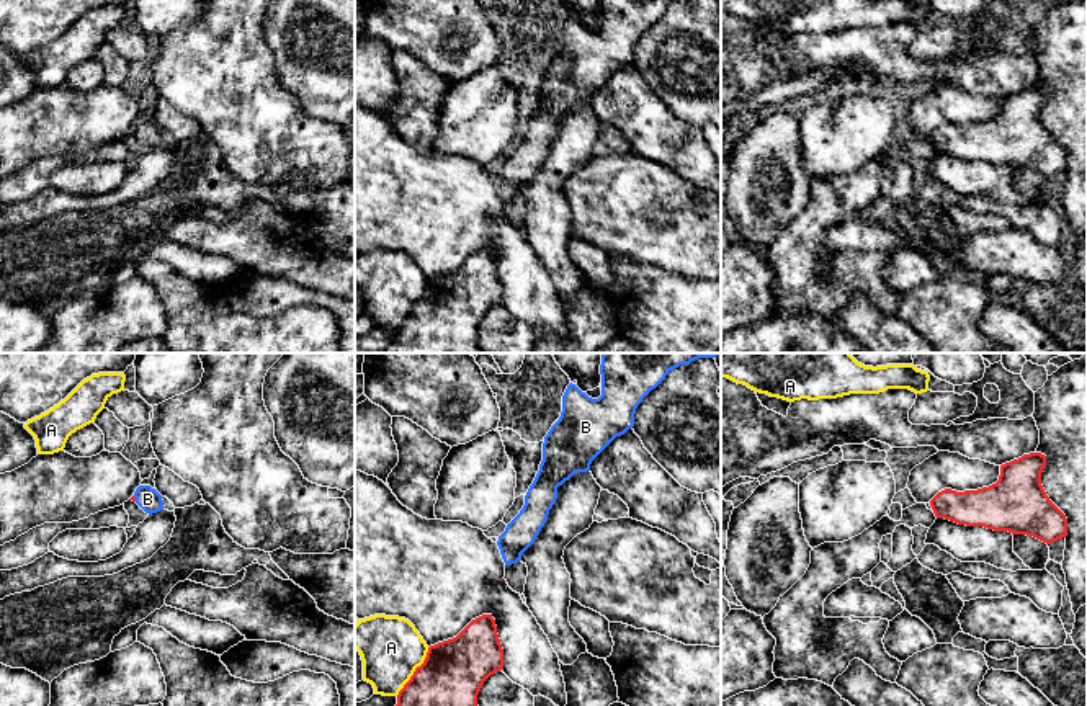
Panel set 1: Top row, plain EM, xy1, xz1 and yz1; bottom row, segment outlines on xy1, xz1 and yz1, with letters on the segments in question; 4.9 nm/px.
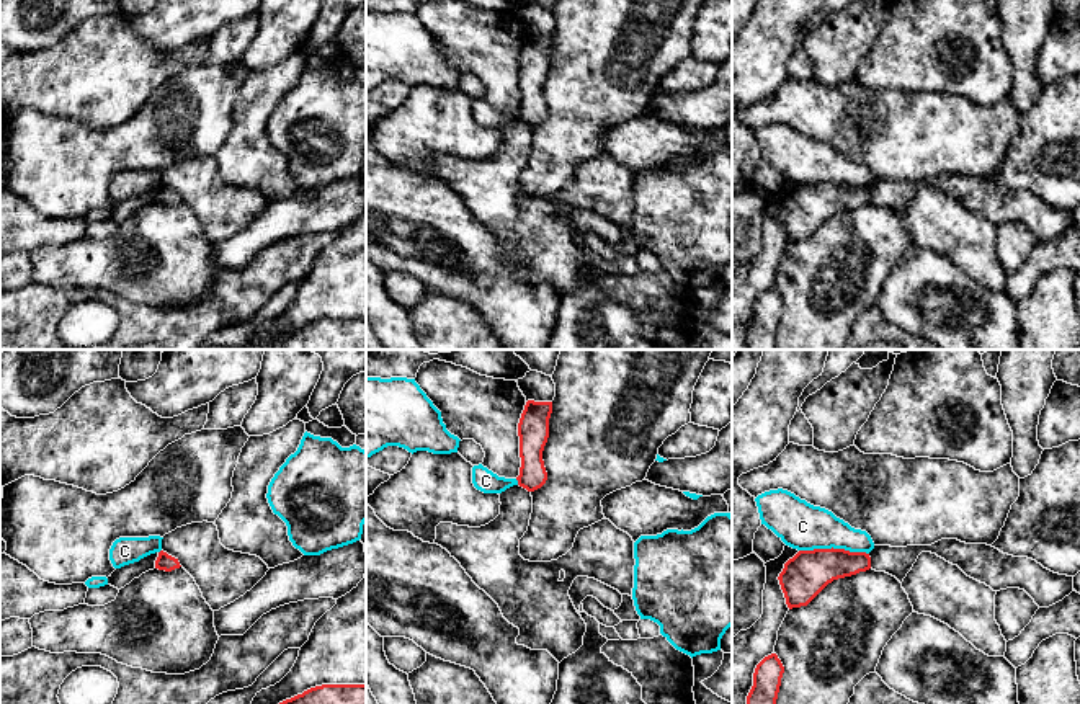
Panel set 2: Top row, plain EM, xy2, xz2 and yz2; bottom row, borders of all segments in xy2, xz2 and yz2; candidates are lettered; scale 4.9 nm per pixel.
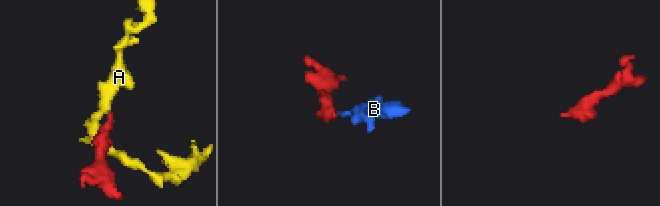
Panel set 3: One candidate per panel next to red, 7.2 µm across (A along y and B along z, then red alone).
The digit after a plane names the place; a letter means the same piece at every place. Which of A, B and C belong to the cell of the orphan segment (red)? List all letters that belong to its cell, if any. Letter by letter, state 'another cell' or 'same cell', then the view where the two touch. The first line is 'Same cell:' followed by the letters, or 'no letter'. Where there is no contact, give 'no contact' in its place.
Same cell: B
A: another cell; contact in xz1
B: same cell; contact in xy1
C: another cell; contact in yz2

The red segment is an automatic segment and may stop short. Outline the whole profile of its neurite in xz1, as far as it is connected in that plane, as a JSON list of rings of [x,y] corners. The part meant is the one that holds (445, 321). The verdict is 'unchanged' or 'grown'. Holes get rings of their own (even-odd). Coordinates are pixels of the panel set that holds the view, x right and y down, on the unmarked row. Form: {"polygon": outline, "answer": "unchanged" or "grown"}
{"polygon": [[[492,248],[472,253],[456,271],[428,281],[427,291],[397,328],[397,338],[384,353],[482,353],[477,328],[484,315],[503,302],[503,283]]], "answer": "unchanged"}

